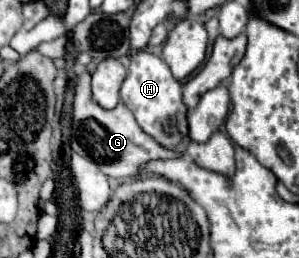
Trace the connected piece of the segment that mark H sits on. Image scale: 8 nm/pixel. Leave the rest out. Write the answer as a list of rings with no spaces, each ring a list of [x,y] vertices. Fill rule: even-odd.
[[[143,49],[131,55],[129,73],[121,85],[121,101],[133,111],[139,127],[159,145],[175,149],[189,135],[187,105],[183,103],[183,85],[173,77],[171,69],[161,57]]]

